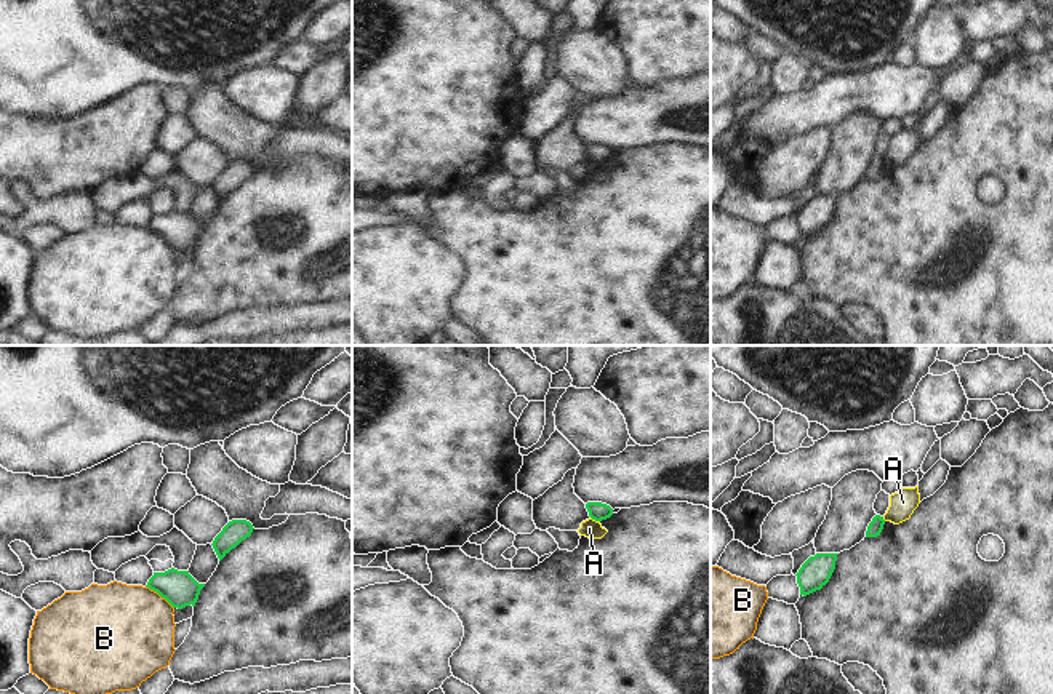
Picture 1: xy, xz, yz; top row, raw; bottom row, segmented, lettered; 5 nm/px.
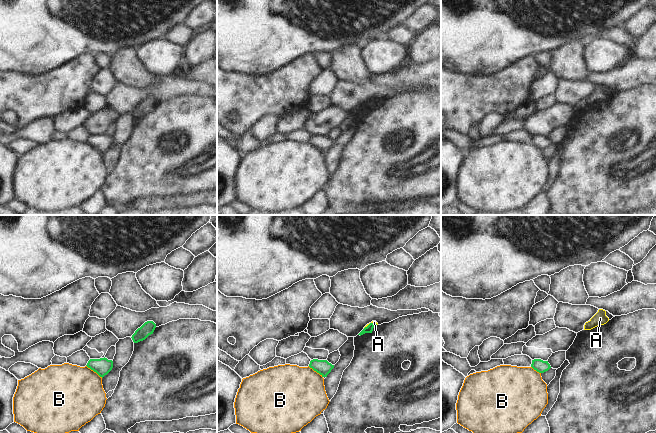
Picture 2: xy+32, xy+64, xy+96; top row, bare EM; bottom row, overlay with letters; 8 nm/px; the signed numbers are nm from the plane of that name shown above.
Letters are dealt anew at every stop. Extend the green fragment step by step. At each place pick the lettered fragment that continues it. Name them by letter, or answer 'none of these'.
none of these

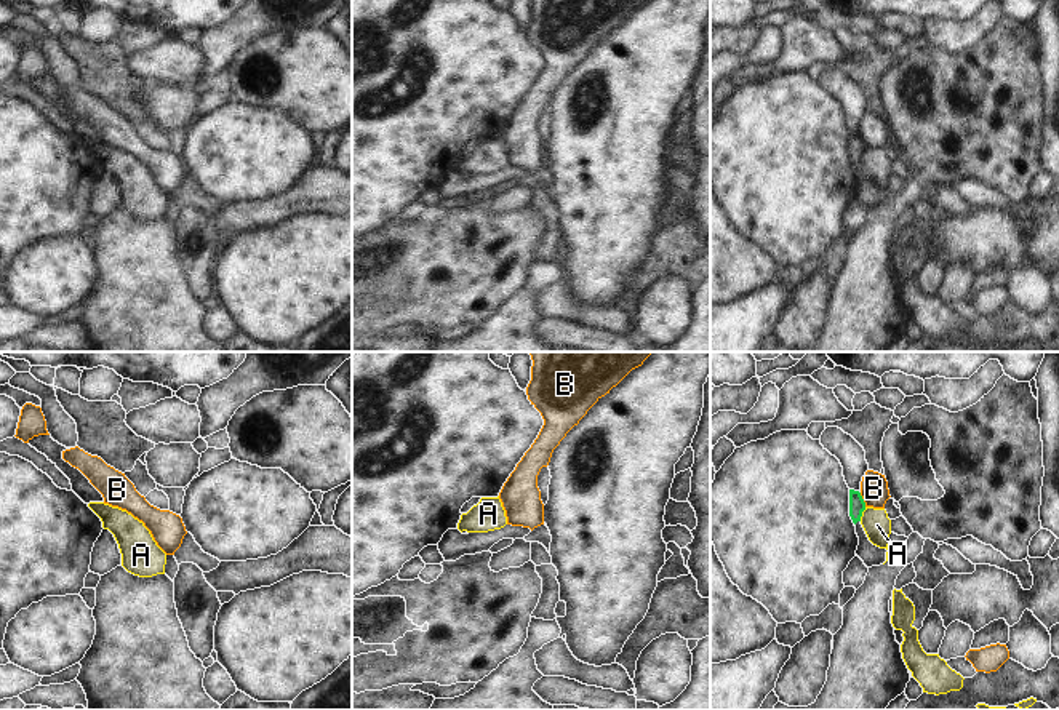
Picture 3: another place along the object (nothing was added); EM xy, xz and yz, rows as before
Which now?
none of these

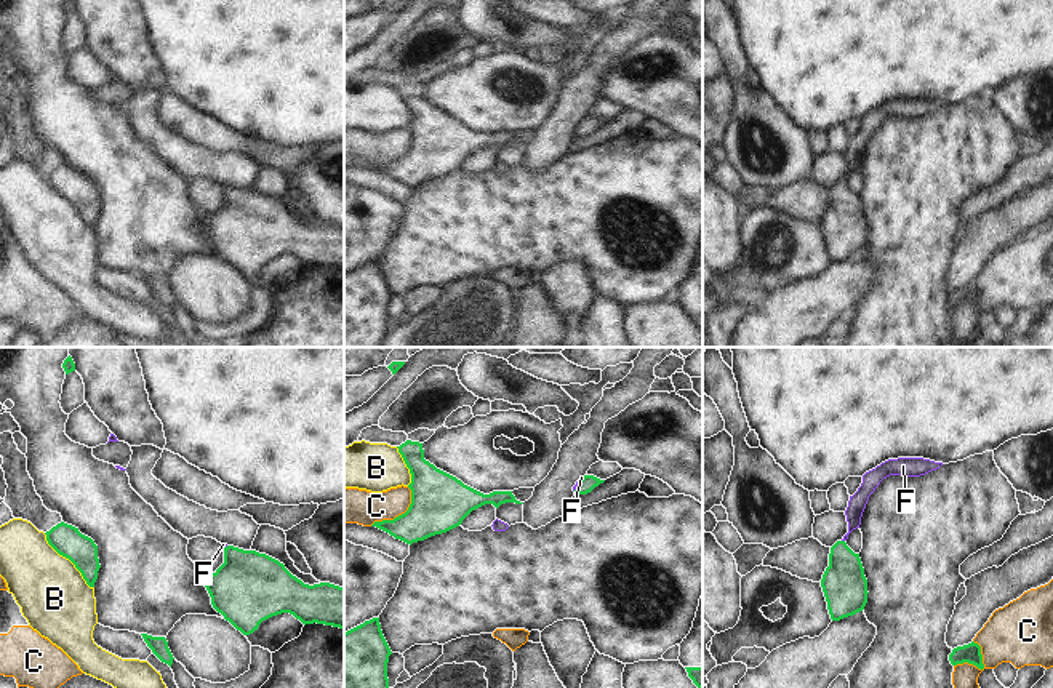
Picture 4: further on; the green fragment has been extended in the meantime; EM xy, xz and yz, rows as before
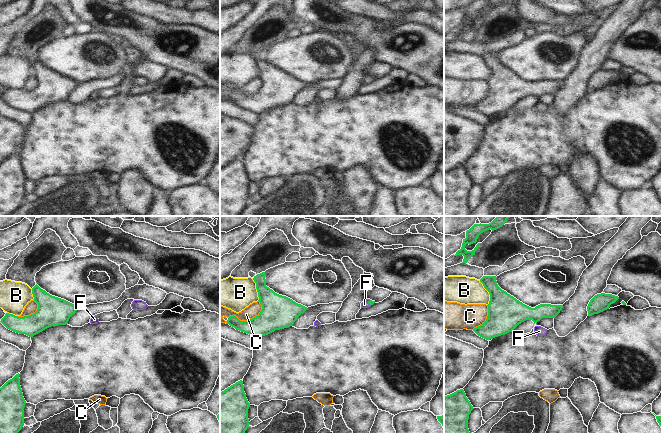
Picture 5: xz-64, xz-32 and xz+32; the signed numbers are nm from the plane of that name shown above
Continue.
F

